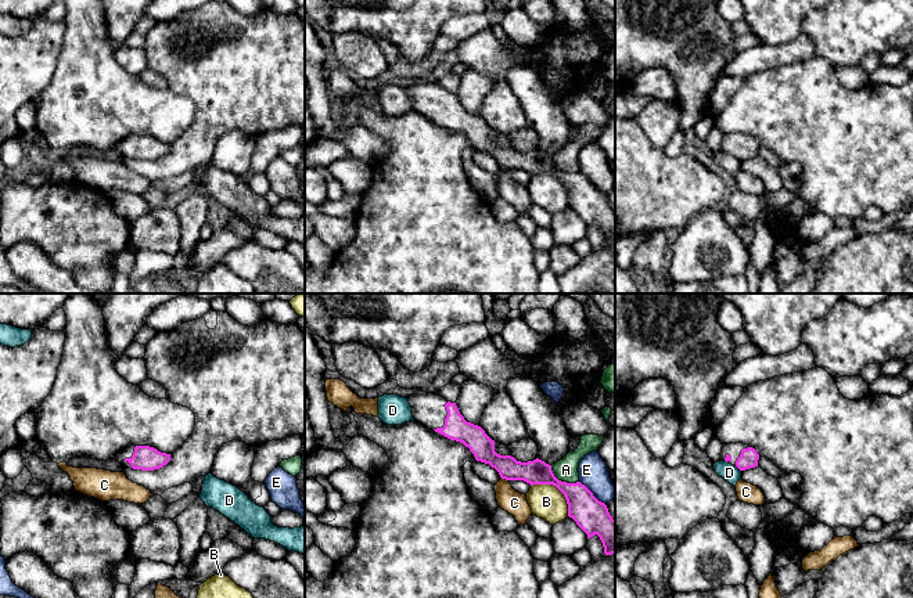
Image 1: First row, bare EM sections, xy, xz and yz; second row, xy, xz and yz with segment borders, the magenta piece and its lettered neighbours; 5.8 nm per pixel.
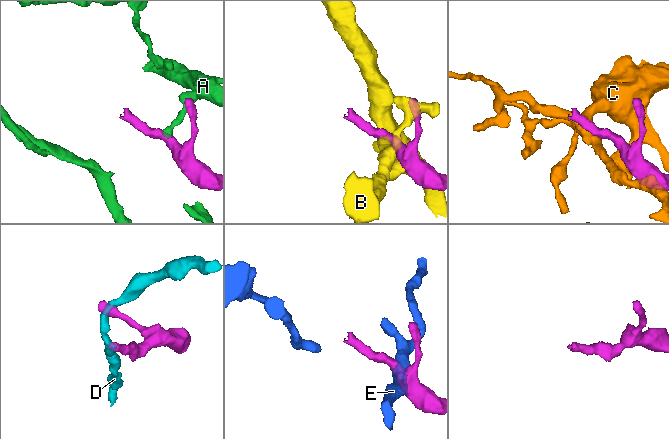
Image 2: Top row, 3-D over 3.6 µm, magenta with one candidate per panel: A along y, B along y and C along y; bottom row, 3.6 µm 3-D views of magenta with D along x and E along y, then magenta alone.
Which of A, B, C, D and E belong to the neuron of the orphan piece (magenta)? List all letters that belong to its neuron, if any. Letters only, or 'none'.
none

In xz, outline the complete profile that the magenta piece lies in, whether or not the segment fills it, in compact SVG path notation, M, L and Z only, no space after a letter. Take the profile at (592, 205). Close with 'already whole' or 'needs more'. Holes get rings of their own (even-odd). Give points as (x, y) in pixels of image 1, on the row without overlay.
M417 82L406 89L417 112L450 130L463 133L477 151L489 154L502 169L524 170L531 176L556 176L567 190L568 206L587 224L587 228L597 224L604 244L615 244L615 210L607 195L599 191L585 174L558 170L551 155L539 148L521 152L511 145L497 144L495 130L481 116L467 112L456 93L450 93L436 83Z | needs more

